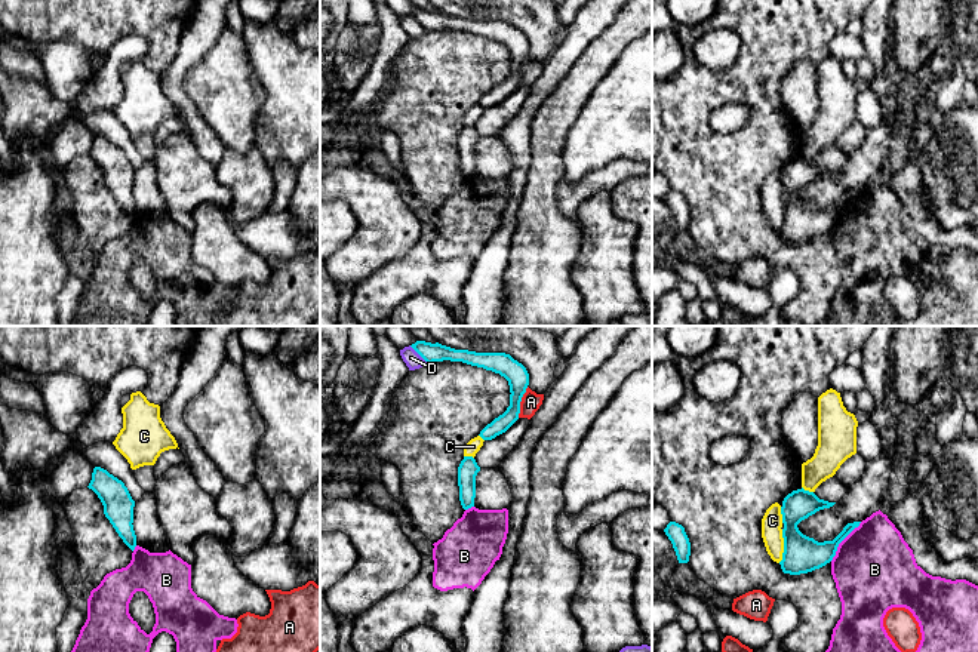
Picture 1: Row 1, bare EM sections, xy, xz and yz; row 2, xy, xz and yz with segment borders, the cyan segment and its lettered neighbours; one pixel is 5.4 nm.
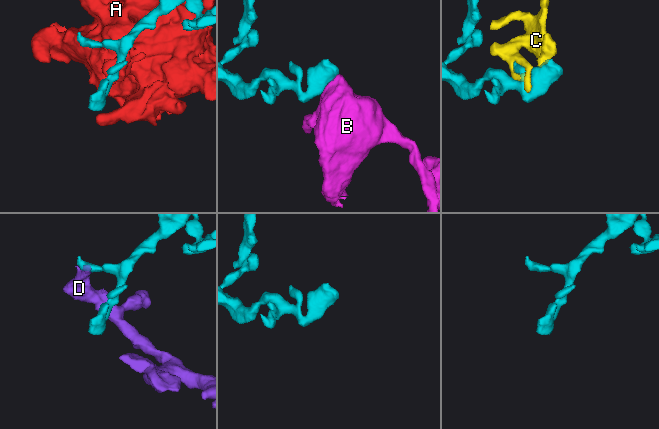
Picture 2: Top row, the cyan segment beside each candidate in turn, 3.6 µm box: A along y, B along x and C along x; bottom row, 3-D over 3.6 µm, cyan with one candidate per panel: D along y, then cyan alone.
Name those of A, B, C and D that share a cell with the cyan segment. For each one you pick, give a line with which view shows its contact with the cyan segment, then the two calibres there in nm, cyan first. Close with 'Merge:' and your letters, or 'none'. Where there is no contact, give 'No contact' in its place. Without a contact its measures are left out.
Merge: none

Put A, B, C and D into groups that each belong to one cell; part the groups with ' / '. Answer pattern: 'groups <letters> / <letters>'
groups A / B / C / D

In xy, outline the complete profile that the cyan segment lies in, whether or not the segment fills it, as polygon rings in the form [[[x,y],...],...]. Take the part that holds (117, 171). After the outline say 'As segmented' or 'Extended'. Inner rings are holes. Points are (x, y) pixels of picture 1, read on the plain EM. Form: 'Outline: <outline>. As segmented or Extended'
Outline: [[[95,135],[87,156],[98,163],[104,173],[105,185],[123,210],[133,219],[136,215],[136,203],[132,193],[135,169],[124,151],[107,138]]]. As segmented

